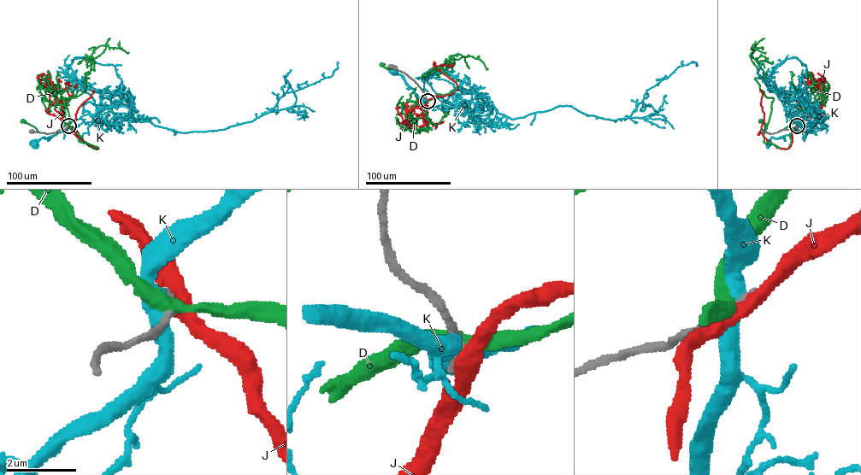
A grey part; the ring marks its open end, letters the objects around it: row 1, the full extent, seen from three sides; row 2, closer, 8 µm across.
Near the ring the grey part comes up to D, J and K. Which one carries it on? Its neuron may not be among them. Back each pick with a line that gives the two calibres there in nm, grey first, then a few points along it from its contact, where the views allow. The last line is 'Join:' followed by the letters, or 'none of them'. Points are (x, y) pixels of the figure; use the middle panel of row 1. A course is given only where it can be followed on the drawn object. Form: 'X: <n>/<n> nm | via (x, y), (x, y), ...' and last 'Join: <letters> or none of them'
J: 280/420 nm | via (427, 101), (457, 89), (456, 83), (433, 64), (434, 68), (452, 63)
Join: J

